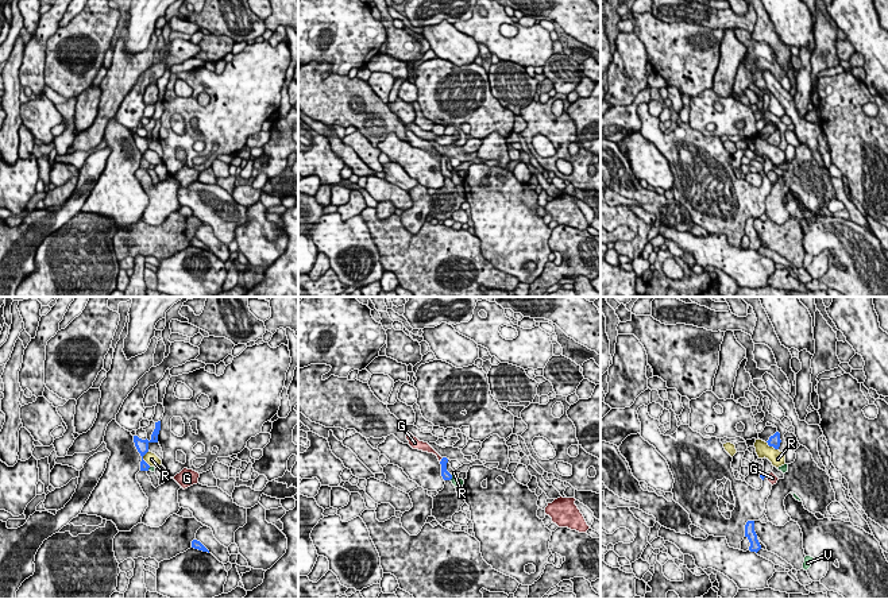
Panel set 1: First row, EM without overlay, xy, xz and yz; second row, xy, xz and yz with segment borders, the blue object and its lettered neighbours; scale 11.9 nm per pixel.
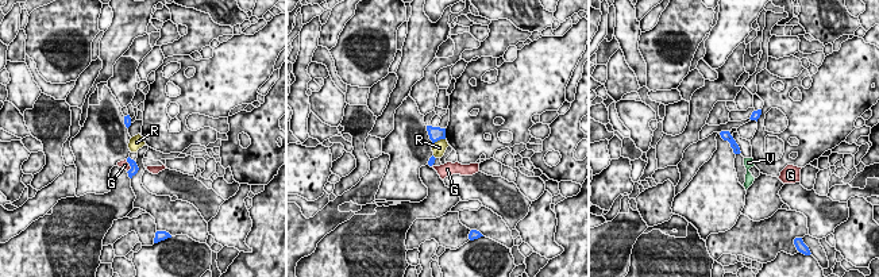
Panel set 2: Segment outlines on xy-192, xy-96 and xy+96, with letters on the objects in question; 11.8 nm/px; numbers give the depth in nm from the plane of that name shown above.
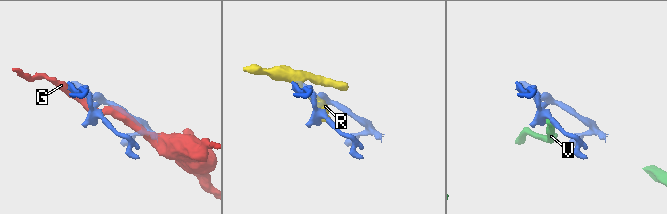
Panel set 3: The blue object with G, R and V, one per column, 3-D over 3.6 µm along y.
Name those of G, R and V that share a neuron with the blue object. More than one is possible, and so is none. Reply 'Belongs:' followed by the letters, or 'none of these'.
Belongs: none of these

